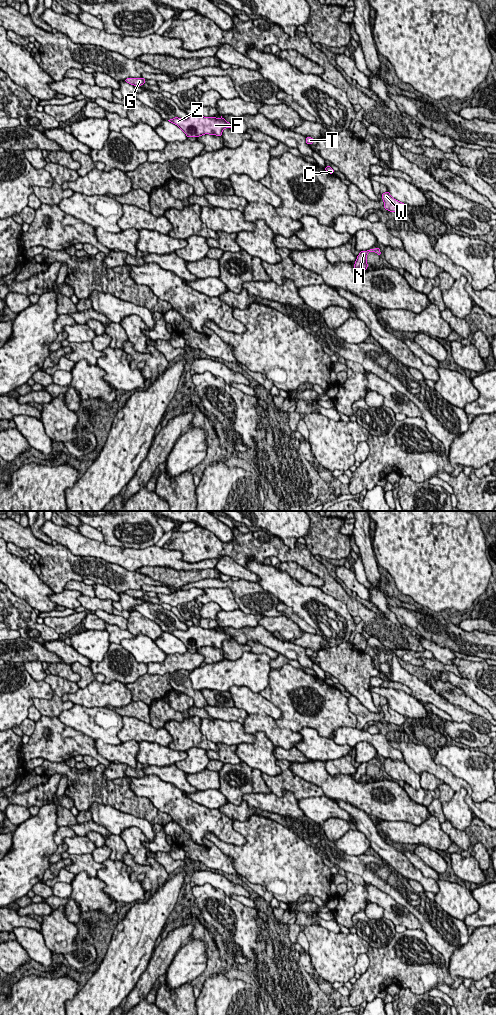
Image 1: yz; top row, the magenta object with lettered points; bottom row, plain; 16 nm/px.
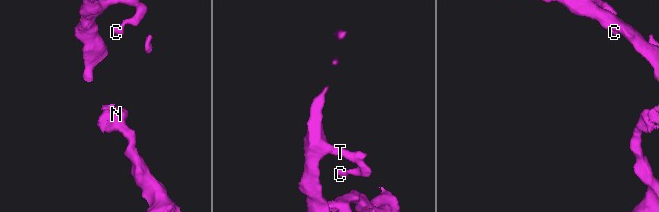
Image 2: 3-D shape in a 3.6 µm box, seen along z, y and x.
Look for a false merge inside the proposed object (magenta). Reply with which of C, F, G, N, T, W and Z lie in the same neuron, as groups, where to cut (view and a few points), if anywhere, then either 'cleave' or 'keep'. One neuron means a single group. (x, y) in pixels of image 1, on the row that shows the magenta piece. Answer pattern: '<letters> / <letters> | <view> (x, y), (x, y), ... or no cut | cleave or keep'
C F G N T W Z | no cut | keep

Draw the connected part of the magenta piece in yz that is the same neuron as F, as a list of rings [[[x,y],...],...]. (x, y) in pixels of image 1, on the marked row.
[[[194,113],[189,114],[185,119],[175,117],[168,121],[181,128],[187,137],[199,137],[205,134],[222,136],[225,128],[233,127],[222,116],[217,119],[216,117],[204,117]]]

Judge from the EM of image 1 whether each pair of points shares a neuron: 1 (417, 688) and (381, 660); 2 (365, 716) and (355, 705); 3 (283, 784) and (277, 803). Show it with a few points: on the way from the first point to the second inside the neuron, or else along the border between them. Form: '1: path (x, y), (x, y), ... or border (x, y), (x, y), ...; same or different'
1: path (408, 679), (400, 675), (390, 665); same
2: path (362, 713), (357, 708); same
3: border (272, 792), (280, 796), (290, 791), (297, 800); different

